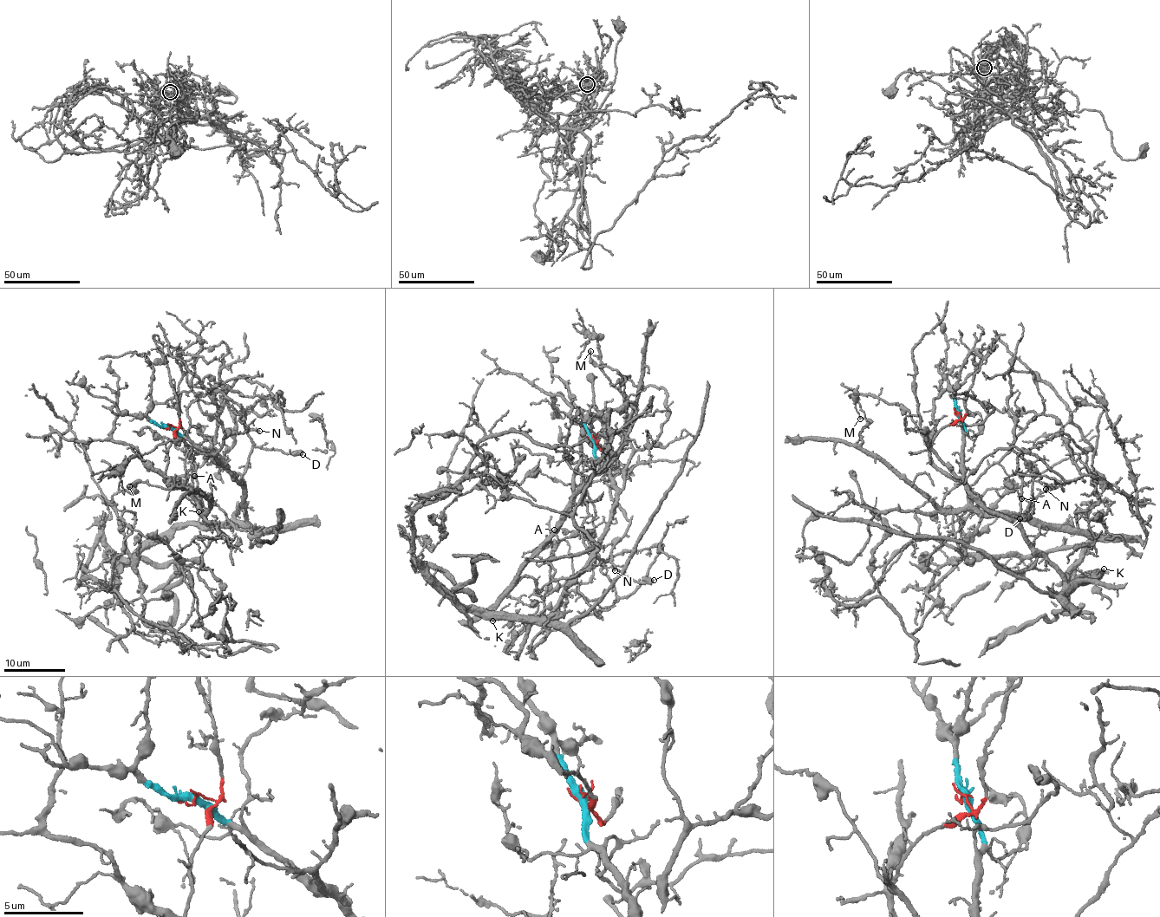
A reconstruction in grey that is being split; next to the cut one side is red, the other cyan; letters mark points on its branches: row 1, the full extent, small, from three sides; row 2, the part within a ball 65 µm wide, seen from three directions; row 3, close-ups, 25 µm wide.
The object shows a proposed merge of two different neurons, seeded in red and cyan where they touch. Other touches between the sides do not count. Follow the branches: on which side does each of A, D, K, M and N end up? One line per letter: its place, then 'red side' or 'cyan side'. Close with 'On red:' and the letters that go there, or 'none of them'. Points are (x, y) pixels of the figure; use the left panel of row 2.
A: (194, 476) | red side
D: (303, 454) | cyan side
K: (198, 511) | cyan side
M: (129, 486) | red side
N: (259, 431) | cyan side
On red: A, M

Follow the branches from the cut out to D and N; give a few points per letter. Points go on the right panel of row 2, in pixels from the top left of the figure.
D: (960, 413), (965, 430), (960, 463), (968, 489), (987, 508), (1014, 518), (1032, 498), (1032, 515), (1019, 519)
N: (960, 413), (965, 430), (960, 463), (968, 489), (987, 508), (1018, 517), (1036, 481), (1047, 484), (1045, 490)

